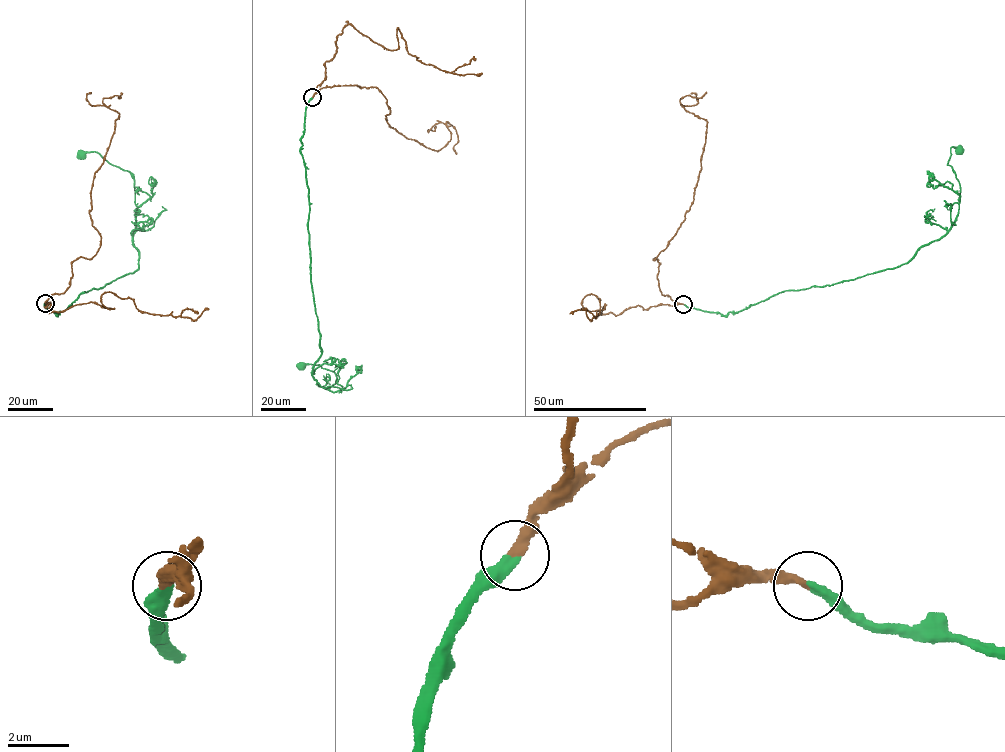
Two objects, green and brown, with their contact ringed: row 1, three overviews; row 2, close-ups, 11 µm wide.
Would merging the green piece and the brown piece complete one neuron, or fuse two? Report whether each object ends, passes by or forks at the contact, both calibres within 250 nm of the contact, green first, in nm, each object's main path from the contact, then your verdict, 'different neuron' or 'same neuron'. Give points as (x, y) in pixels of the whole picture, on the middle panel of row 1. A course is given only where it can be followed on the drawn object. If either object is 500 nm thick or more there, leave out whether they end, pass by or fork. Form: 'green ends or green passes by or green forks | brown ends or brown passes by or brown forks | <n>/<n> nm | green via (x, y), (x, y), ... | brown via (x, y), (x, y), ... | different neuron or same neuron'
green ends | brown ends | 360/300 nm | green via (312, 97), (300, 140), (322, 351), (312, 371), (319, 386), (336, 383), (333, 371), (302, 365) | brown via (312, 97), (325, 87), (377, 88), (390, 127), (437, 151), (451, 138), (447, 121), (456, 154) | same neuron

